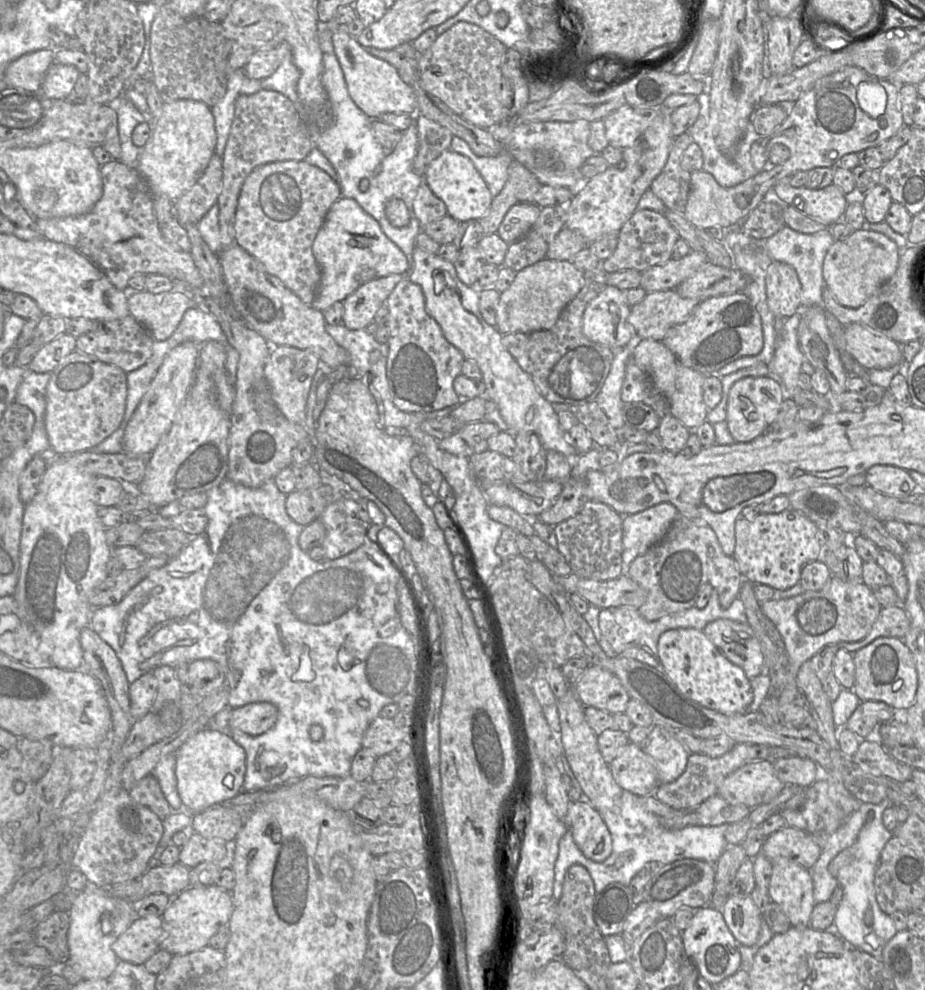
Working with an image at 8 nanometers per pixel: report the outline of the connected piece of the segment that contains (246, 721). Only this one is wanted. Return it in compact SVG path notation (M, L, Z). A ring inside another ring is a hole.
M254 702L233 708L229 718L231 729L257 736L271 729L278 719L278 709L270 702Z

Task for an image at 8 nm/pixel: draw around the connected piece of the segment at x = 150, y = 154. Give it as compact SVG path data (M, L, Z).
M176 100L163 103L161 116L152 120L151 135L141 149L137 170L154 195L165 195L175 201L187 192L201 177L216 149L216 131L211 108L203 102Z

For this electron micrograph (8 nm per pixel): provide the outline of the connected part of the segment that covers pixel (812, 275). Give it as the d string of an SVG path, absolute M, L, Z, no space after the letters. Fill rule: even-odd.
M784 226L767 240L755 243L759 243L760 249L765 252L770 260L788 264L795 269L802 287L801 309L806 309L812 306L823 306L822 293L825 288L823 263L834 242L829 229L813 234L804 234Z

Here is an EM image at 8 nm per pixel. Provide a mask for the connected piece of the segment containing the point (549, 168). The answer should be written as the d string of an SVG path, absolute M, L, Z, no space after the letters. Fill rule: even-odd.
M585 120L573 122L503 122L488 130L504 146L504 151L497 156L478 156L463 139L457 136L452 137L449 149L471 160L488 186L492 197L498 195L503 189L508 178L508 168L513 160L520 162L533 173L541 185L576 190L582 184L580 173L582 164L594 154L600 154L594 153L588 145L590 122Z

